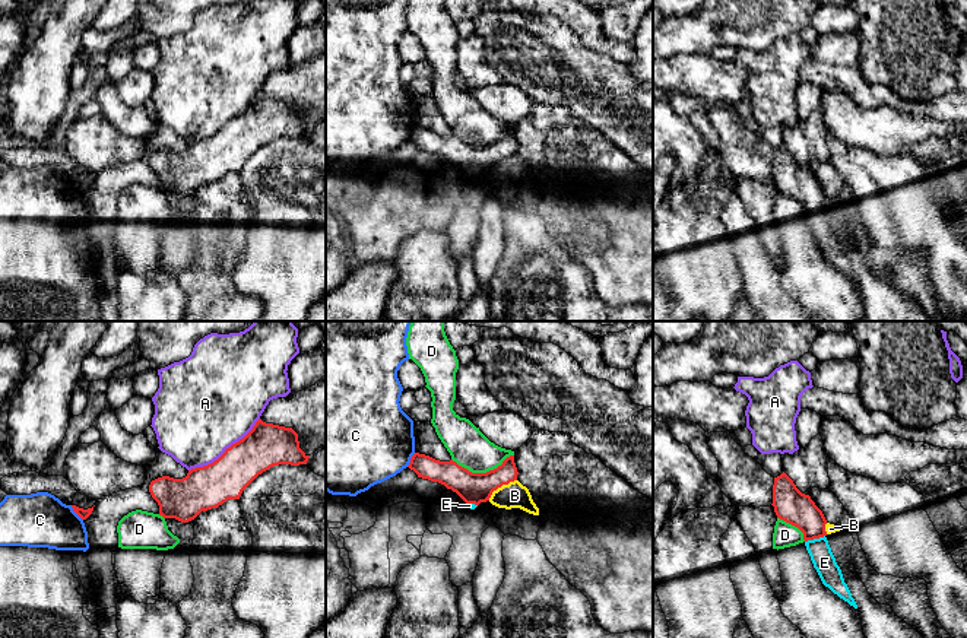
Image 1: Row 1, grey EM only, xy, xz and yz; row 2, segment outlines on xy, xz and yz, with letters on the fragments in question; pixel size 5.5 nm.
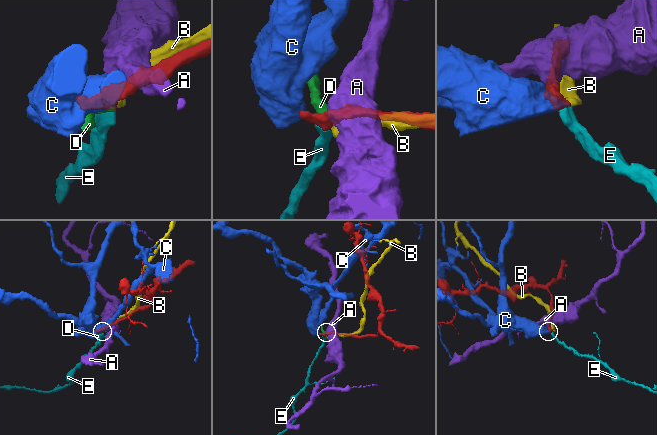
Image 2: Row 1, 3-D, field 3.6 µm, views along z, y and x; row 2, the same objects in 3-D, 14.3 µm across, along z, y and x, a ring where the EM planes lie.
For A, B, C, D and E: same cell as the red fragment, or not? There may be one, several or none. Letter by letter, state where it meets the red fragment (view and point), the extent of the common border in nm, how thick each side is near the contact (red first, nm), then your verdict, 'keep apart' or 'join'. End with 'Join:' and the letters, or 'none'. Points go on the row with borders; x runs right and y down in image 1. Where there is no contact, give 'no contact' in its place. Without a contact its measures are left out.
A: contact xy (225, 450); length 480 nm; calibres 240 and 500 nm; keep apart
B: contact xz (500, 486); length 200 nm; calibres 180 and 140 nm; keep apart
C: contact xy (75, 511); length 110 nm; calibres 60 and 300 nm; keep apart
D: contact xz (482, 473); length 340 nm; calibres 180 and 220 nm; keep apart
E: contact yz (814, 537); length 120 nm; calibres 190 and 120 nm; join
Join: E

